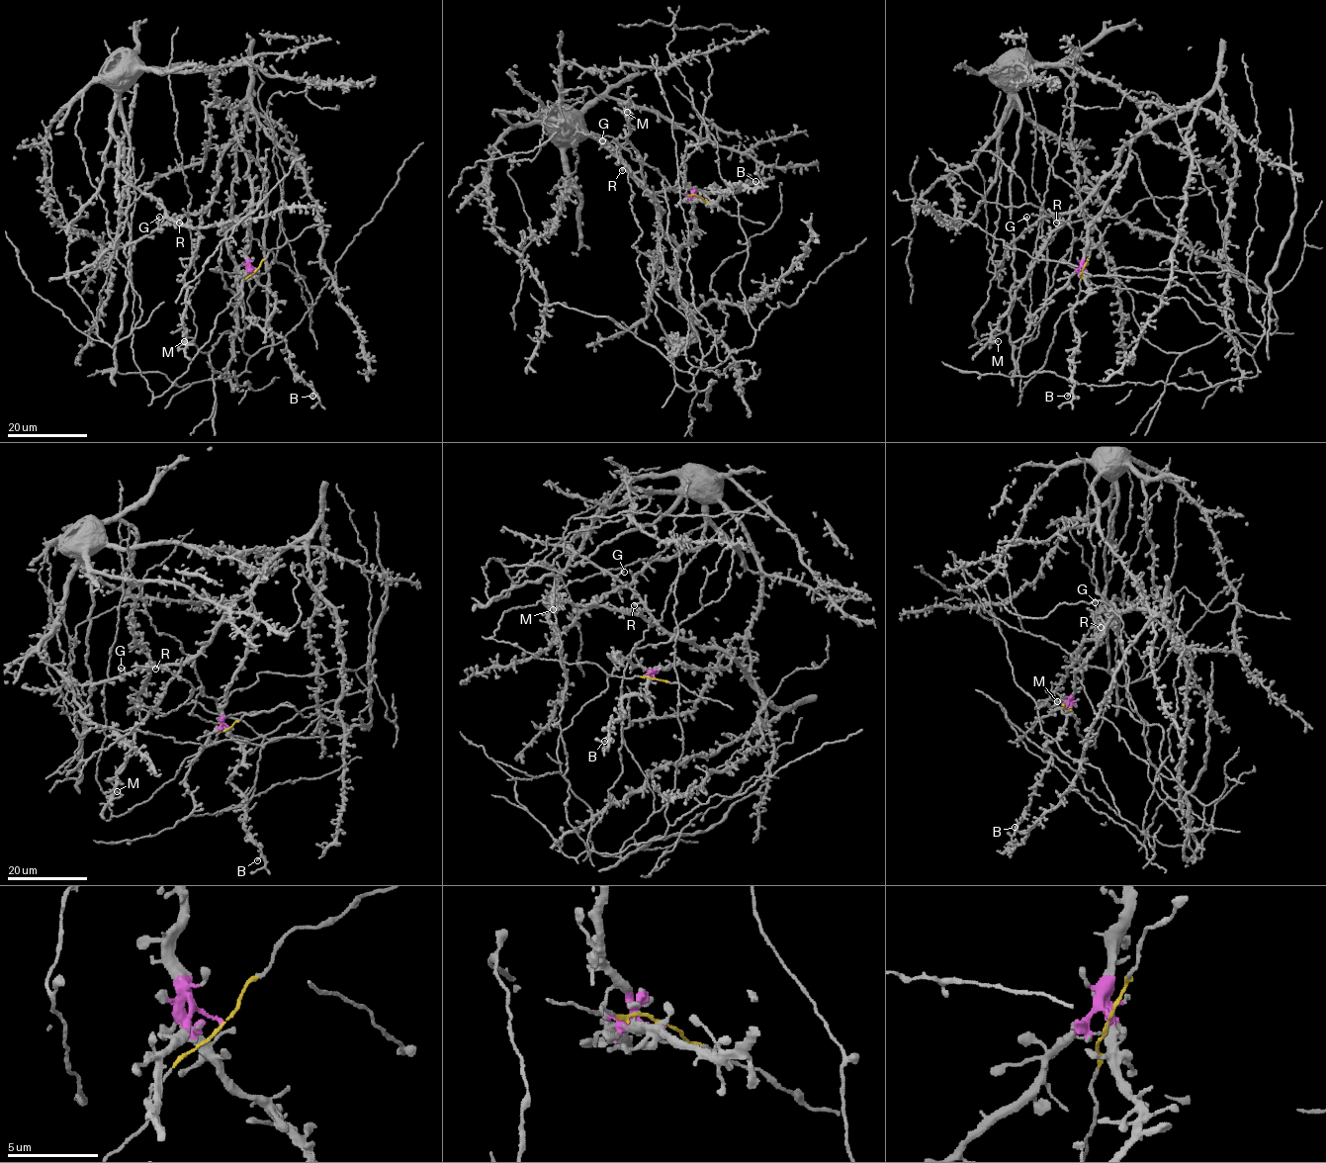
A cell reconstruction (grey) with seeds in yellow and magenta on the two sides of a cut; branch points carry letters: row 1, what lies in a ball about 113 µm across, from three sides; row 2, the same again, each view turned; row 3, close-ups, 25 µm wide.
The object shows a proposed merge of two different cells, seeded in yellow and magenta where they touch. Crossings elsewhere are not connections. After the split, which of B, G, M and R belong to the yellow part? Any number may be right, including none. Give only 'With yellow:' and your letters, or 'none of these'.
With yellow: none of these

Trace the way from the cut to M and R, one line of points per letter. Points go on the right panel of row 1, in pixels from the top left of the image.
M: (1083, 269), (1087, 226), (1105, 205), (1131, 140), (1113, 169), (1051, 234), (991, 334), (991, 341), (998, 341)
R: (1083, 269), (1087, 226), (1105, 205), (1126, 163), (1131, 140), (1095, 190), (1071, 212), (1056, 214), (1056, 223)

